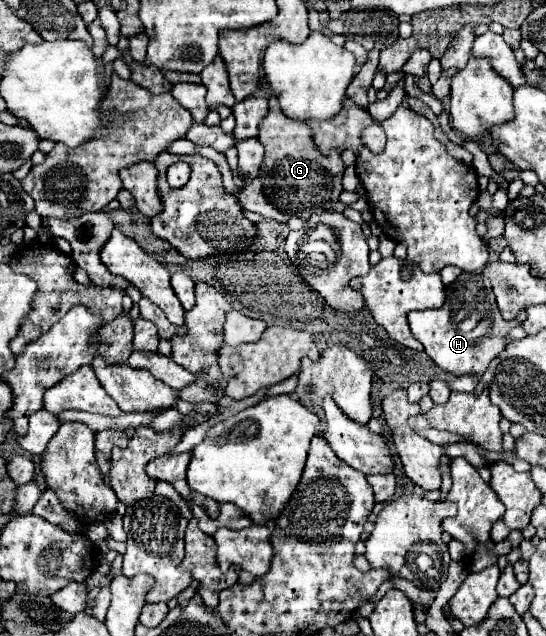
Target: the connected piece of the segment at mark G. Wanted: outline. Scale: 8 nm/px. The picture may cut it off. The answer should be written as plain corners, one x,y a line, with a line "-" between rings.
272,96
268,104
268,114
258,126
258,140
266,148
264,164
260,168
260,180
264,184
266,198
276,204
280,212
304,220
308,220
312,214
330,210
338,202
338,196
342,192
344,164
340,160
340,154
332,150
328,156
322,156
314,146
306,122
284,116
276,96

